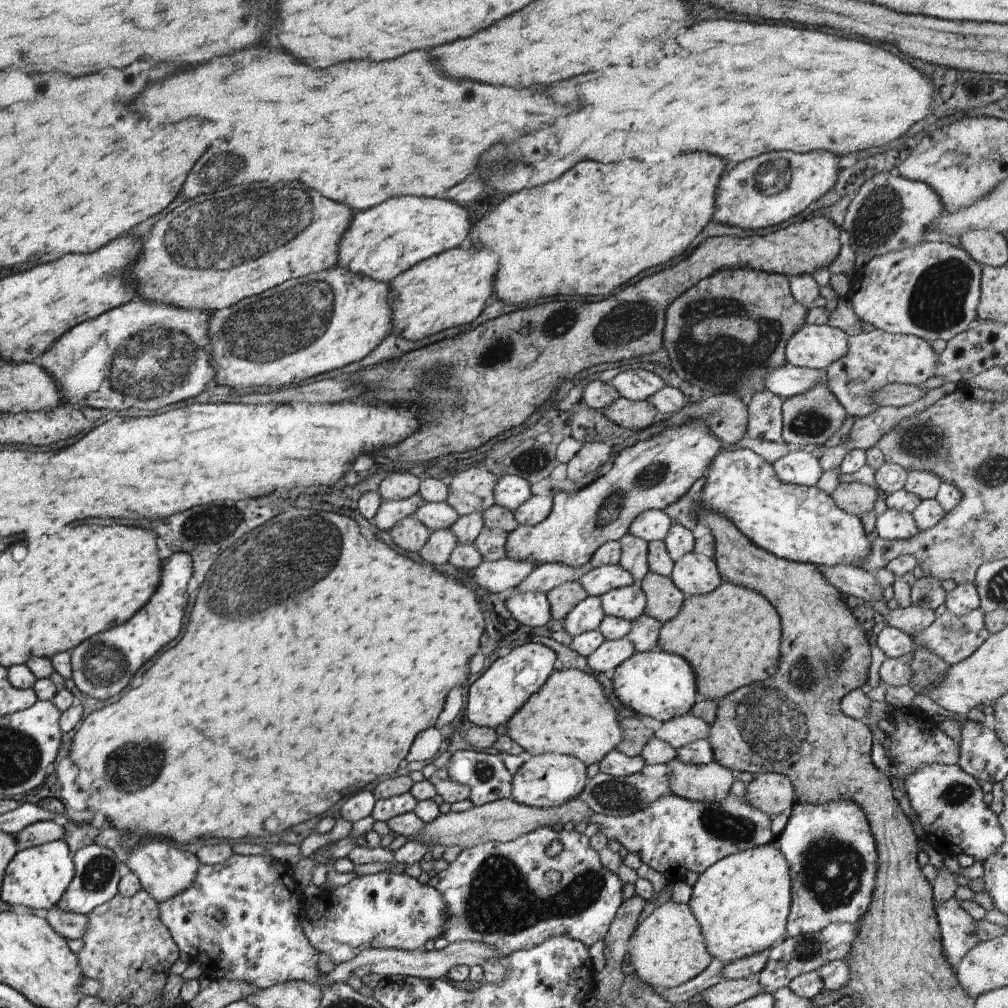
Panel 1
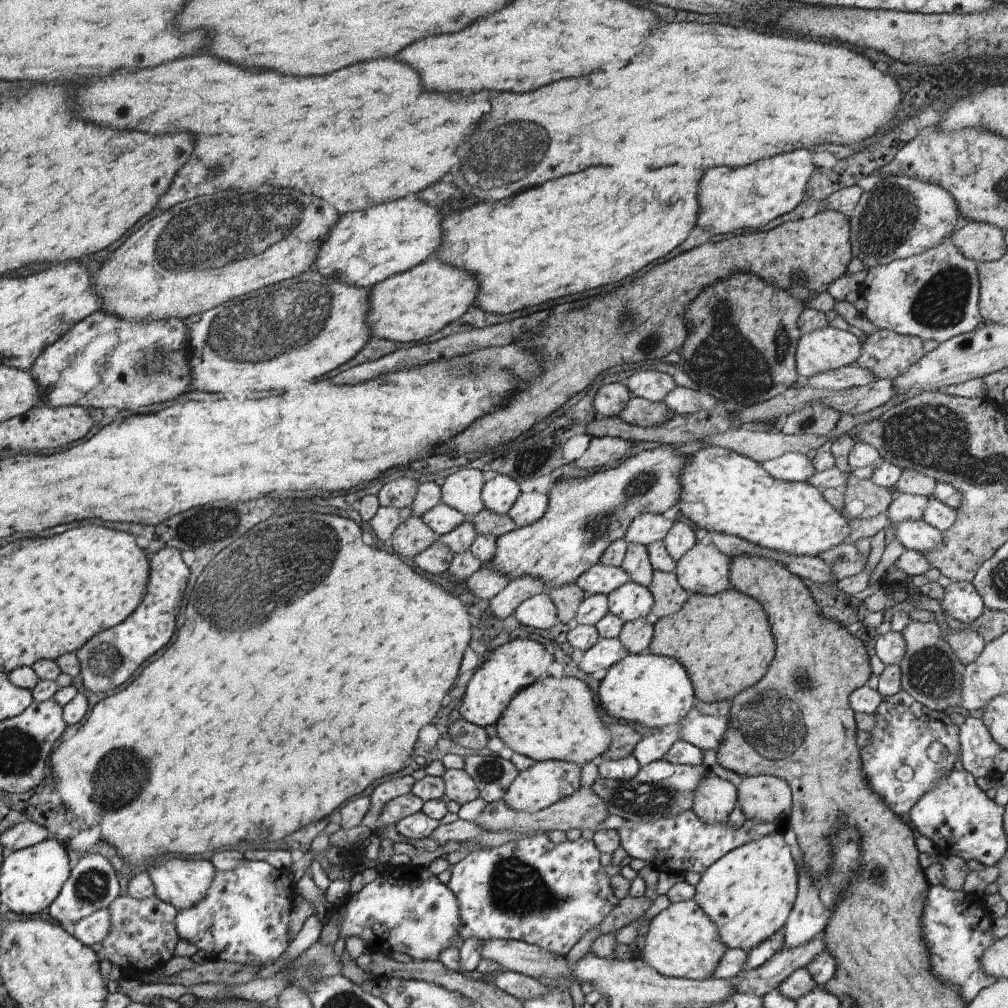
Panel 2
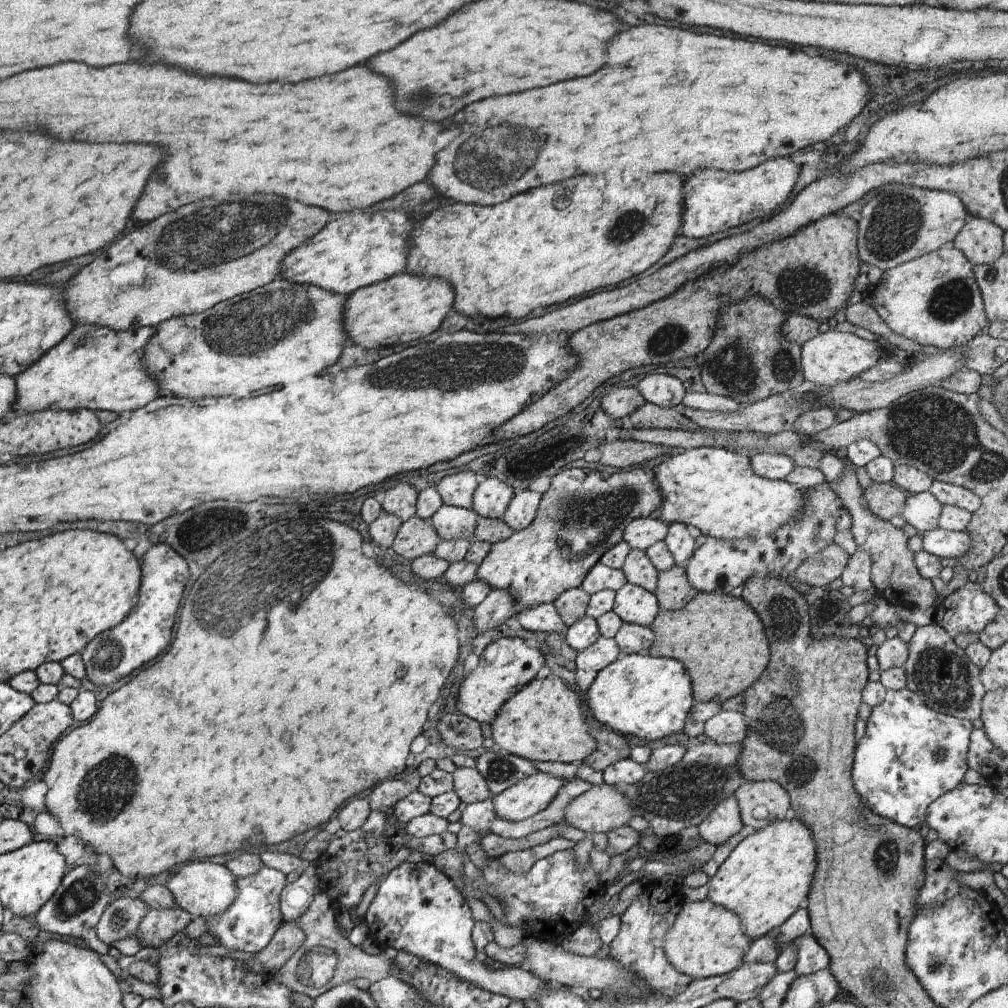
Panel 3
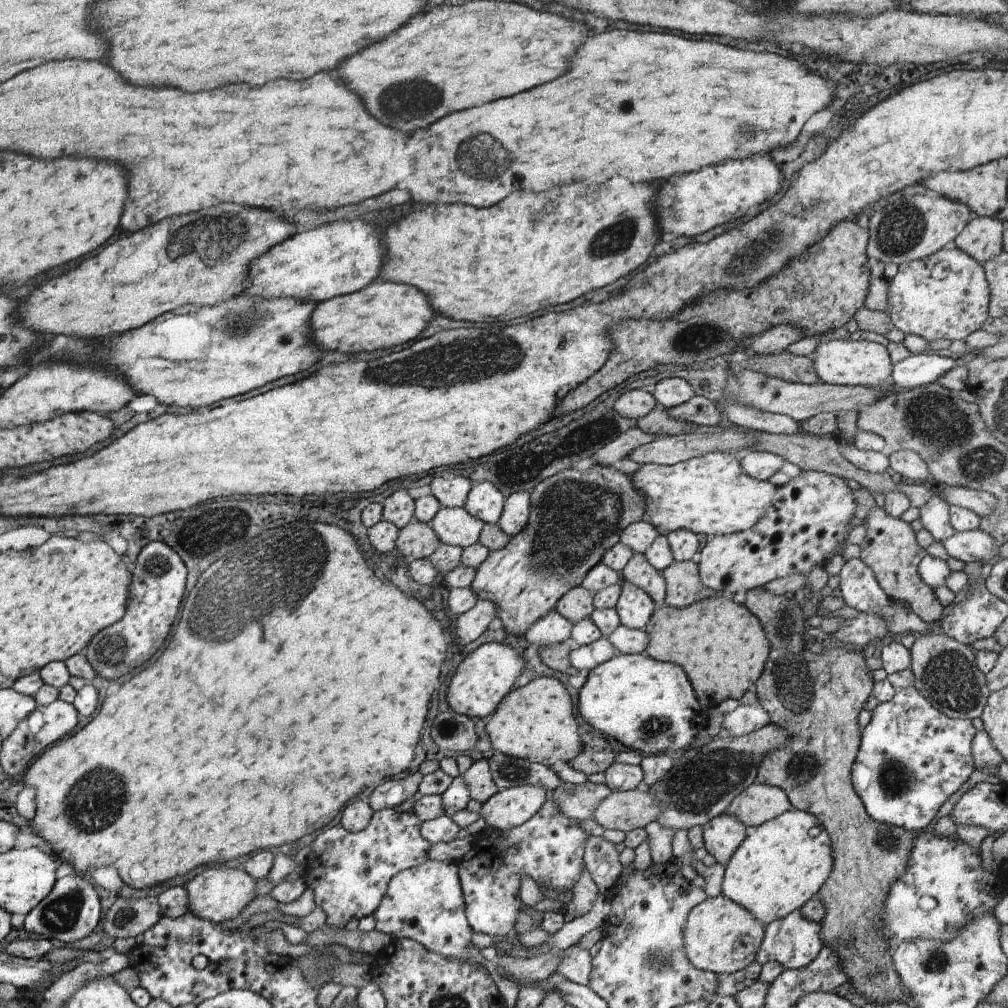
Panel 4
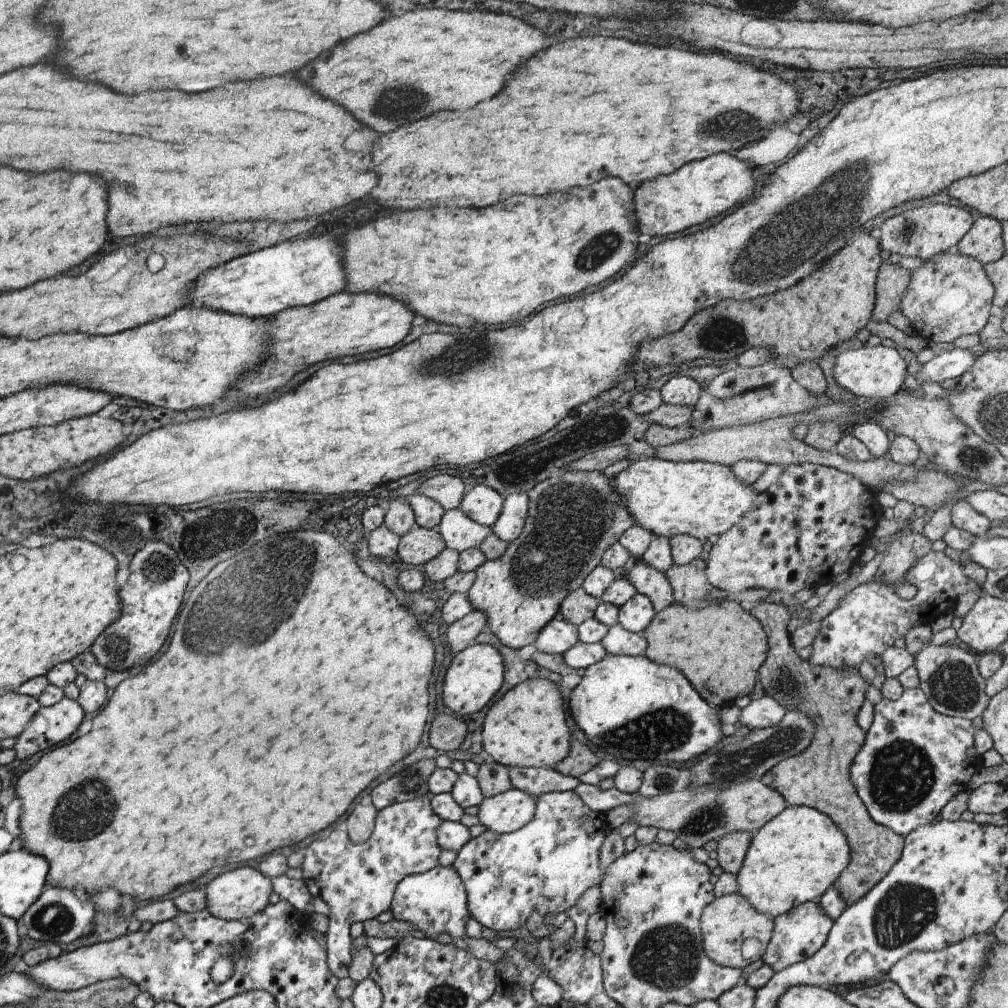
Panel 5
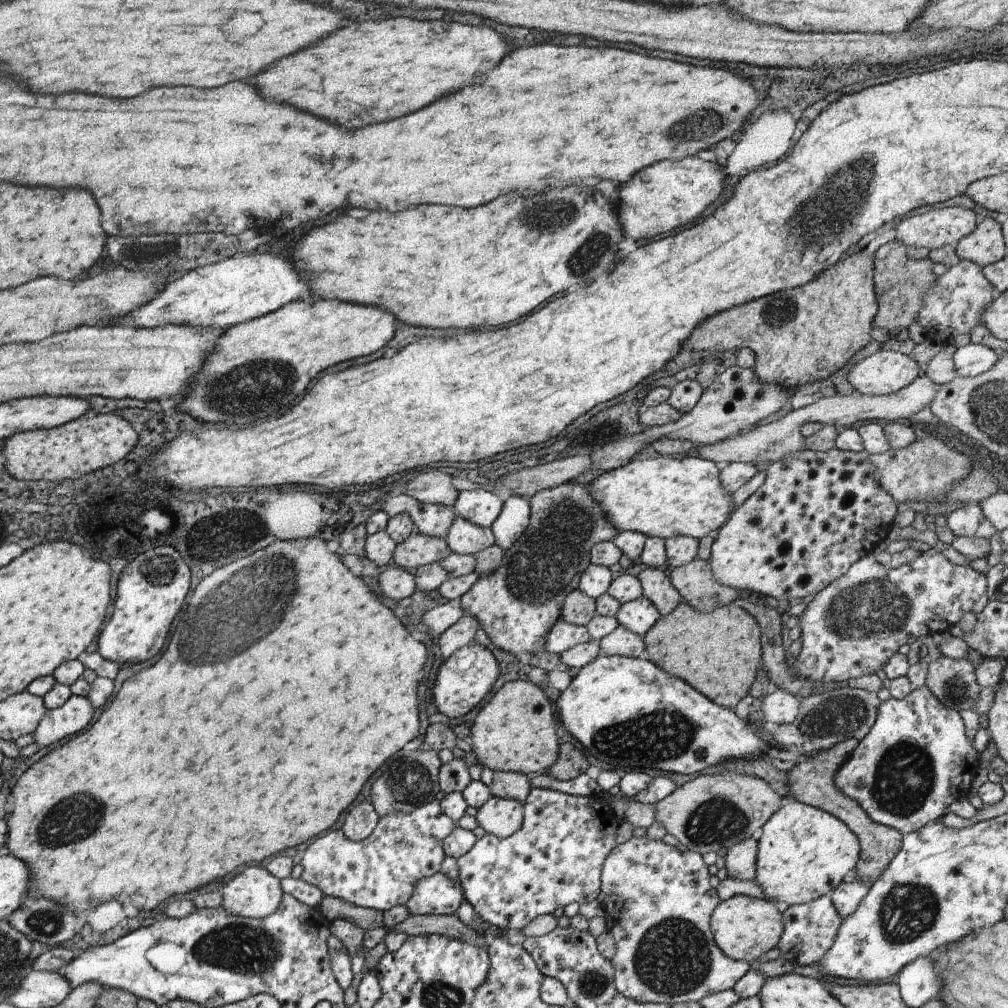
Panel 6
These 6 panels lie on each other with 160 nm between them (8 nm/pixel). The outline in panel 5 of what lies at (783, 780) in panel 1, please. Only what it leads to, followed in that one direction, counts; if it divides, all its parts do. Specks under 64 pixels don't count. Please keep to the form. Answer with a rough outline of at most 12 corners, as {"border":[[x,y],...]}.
{"border":[[757,779],[697,786],[605,812],[688,849],[757,830],[787,805]]}

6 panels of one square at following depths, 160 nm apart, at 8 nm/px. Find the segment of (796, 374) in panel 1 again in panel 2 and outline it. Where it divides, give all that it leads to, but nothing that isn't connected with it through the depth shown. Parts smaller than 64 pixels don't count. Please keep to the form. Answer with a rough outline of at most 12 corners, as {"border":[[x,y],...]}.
{"border":[[852,363],[809,376],[803,387],[837,392],[876,380]]}

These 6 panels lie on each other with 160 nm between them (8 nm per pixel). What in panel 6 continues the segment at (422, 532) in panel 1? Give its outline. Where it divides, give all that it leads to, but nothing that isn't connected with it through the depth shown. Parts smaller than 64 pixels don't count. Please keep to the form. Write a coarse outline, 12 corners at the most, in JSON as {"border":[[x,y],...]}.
{"border":[[413,532],[392,561],[412,572],[450,552],[444,539]]}

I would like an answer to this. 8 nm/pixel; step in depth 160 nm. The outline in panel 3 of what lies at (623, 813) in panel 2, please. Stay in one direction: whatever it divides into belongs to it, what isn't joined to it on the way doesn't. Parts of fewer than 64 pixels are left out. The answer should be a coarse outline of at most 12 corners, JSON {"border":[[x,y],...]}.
{"border":[[691,743],[677,764],[615,785],[663,840],[746,782],[741,743]]}

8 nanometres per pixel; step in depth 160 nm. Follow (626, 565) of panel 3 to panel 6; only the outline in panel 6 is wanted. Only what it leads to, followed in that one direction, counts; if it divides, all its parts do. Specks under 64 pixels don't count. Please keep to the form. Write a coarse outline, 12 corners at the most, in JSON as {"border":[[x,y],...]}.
{"border":[[645,567],[636,577],[660,616],[682,598],[663,572]]}

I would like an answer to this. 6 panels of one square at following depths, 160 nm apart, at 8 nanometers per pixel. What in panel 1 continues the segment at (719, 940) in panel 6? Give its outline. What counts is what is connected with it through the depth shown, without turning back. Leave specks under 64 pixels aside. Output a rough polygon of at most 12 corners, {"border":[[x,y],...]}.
{"border":[[671,900],[637,924],[628,953],[655,992],[712,959],[688,903]]}

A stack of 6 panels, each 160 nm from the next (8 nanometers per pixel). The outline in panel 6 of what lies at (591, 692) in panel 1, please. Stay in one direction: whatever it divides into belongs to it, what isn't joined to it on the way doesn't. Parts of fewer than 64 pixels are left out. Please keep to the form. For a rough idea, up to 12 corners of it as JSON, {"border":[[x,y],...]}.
{"border":[[531,681],[491,691],[469,732],[492,772],[547,772],[551,700]]}

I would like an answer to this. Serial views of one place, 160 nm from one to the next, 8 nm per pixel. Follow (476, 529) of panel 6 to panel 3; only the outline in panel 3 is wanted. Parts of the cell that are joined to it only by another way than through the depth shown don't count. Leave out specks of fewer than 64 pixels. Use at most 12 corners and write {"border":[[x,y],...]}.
{"border":[[442,504],[429,521],[441,539],[471,541],[473,509]]}

